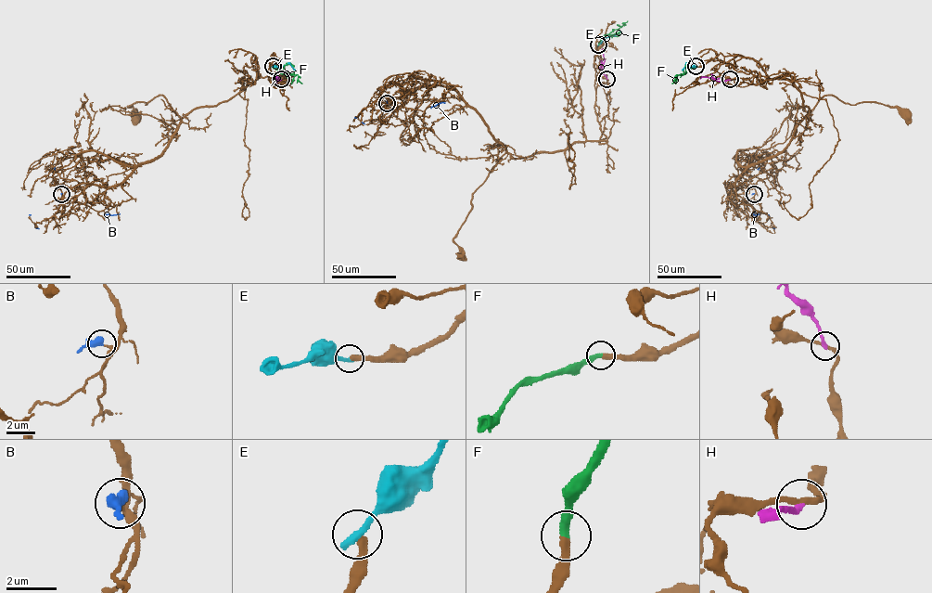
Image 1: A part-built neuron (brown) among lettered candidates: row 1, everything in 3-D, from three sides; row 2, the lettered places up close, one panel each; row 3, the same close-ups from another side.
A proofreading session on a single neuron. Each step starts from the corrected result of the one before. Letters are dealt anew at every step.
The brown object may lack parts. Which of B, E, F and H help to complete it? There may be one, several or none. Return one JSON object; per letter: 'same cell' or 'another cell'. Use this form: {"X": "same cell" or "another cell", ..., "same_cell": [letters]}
{"B": "another cell", "E": "another cell", "F": "same cell", "H": "another cell", "same_cell": ["F"]}

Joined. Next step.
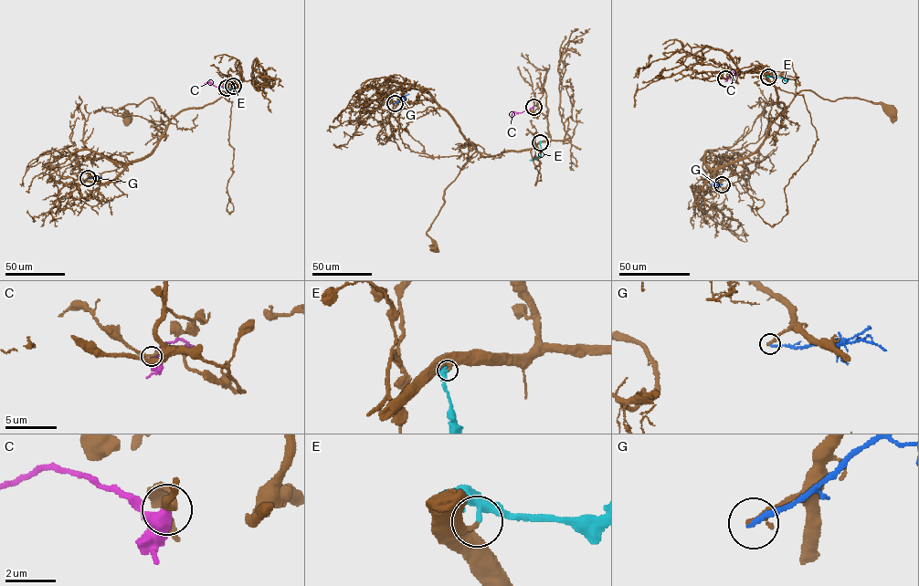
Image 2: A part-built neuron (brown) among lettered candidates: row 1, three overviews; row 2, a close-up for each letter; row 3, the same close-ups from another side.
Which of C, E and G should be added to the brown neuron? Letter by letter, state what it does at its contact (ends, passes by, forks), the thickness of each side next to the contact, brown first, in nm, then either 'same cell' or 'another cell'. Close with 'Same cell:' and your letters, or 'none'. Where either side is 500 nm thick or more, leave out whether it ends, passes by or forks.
C: it passes by; calibres 200 and 460 nm; another cell
E: it passes by; calibres 280 and 260 nm; same cell
G: it ends; calibres 260 and 220 nm; another cell
Same cell: E

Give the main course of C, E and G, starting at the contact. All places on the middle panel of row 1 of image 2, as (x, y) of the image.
C: (533, 107), (522, 112), (513, 112), (511, 115)
E: (540, 142), (541, 154), (529, 160)
G: (395, 103), (408, 93)

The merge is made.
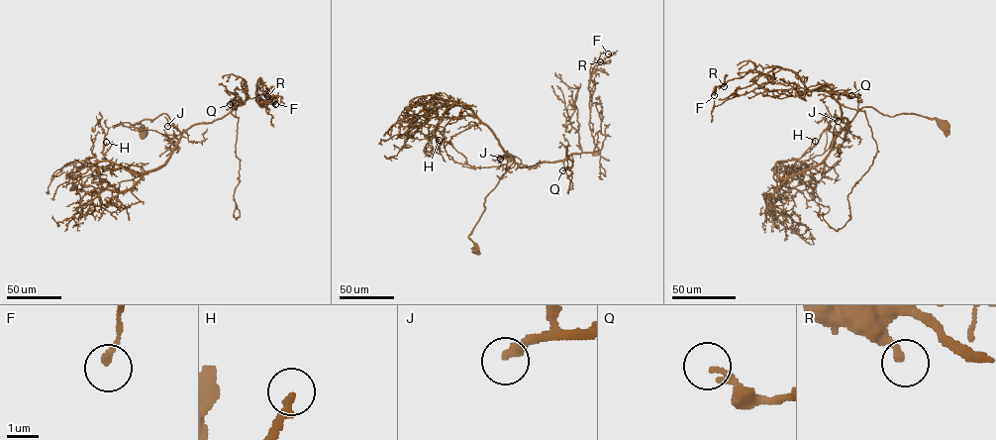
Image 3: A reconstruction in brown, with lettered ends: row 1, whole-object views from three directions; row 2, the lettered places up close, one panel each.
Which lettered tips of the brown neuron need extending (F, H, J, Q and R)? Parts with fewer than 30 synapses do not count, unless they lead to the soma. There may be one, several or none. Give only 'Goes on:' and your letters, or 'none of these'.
Goes on: H, J

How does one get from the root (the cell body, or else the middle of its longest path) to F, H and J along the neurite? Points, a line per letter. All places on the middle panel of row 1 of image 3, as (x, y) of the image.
F: (475, 251), (468, 235), (485, 196), (514, 163), (529, 166), (599, 151), (589, 125), (591, 75), (608, 54)
H: (475, 251), (468, 235), (485, 196), (514, 160), (471, 110), (458, 105), (437, 111), (439, 140)
J: (475, 251), (468, 235), (483, 211), (485, 196), (515, 157), (500, 159)

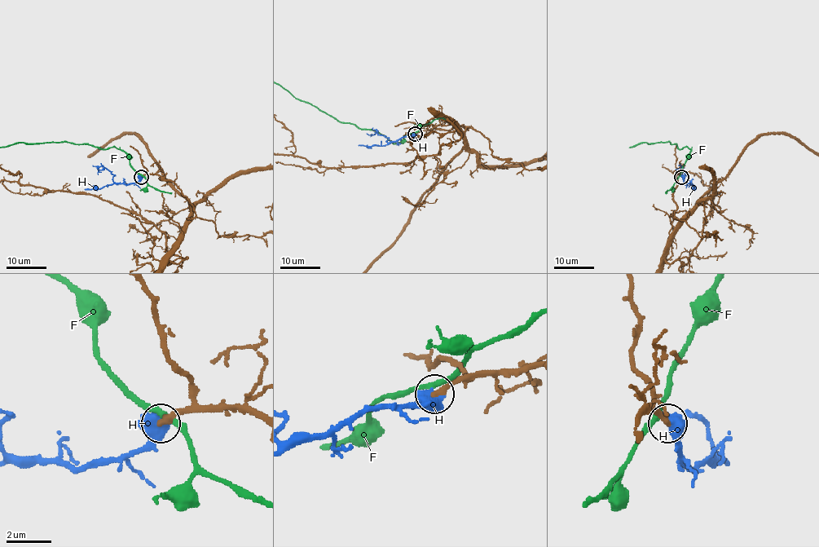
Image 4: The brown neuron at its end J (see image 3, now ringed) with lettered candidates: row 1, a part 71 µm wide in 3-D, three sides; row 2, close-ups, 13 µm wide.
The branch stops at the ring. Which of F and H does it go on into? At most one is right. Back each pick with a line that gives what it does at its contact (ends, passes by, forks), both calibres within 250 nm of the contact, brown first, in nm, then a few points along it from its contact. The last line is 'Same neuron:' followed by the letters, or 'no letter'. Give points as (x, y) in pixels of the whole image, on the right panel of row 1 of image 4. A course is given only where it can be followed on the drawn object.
H: It passes by. Thickness 280 nm (brown) against 550 nm. Its course: (682, 176), (685, 184), (689, 183), (680, 165)
Same neuron: H

